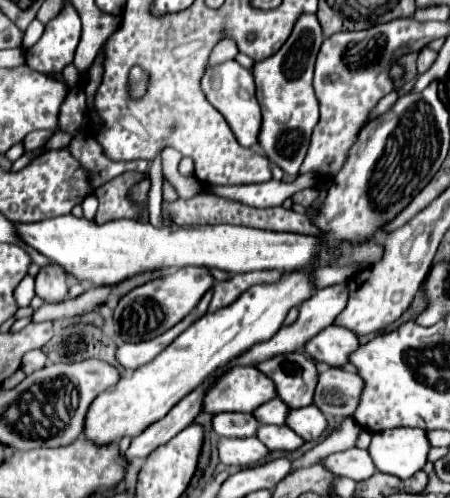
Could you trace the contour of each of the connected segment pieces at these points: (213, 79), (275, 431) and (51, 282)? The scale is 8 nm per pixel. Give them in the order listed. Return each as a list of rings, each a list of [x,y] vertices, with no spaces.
[[[235,60],[217,64],[217,66],[207,66],[207,70],[201,78],[201,90],[203,90],[205,98],[211,102],[211,106],[215,106],[227,118],[227,124],[231,126],[237,142],[247,148],[255,146],[259,128],[261,128],[261,110],[259,110],[259,102],[255,98],[253,74],[247,68],[243,68],[241,64],[237,64]]]
[[[259,426],[255,434],[269,450],[295,450],[303,444],[303,438],[293,434],[287,426]]]
[[[49,262],[47,266],[39,268],[39,274],[35,276],[35,292],[45,302],[59,302],[67,298],[67,274],[57,266],[55,262]]]

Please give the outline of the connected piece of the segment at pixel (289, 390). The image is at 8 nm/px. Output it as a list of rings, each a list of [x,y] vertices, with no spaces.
[[[301,350],[295,354],[273,356],[257,368],[269,376],[277,388],[277,396],[289,408],[303,408],[313,402],[313,390],[317,386],[317,366]]]

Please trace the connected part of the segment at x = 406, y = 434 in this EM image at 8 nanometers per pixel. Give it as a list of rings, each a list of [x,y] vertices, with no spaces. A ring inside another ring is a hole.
[[[393,428],[373,434],[369,456],[379,472],[393,474],[401,480],[411,478],[427,462],[429,440],[419,428]]]

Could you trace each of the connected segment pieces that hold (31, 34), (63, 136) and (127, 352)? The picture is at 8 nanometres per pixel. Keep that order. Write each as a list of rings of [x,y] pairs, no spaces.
[[[33,20],[33,22],[29,24],[29,28],[27,28],[25,36],[23,36],[23,48],[25,48],[25,50],[29,50],[29,48],[41,38],[43,28],[45,28],[45,26],[43,26],[39,20]]]
[[[58,131],[47,141],[47,144],[45,144],[43,148],[45,148],[47,151],[65,148],[69,145],[72,138],[73,135],[70,133]]]
[[[211,290],[201,298],[201,302],[197,304],[197,310],[191,312],[185,320],[181,320],[181,324],[173,326],[171,330],[167,330],[165,334],[161,334],[159,338],[153,338],[149,342],[139,342],[139,344],[123,344],[119,350],[117,350],[117,360],[121,366],[129,368],[129,370],[135,370],[147,362],[151,362],[161,350],[165,350],[183,330],[187,330],[197,318],[205,316],[207,314],[207,308],[209,308],[209,302],[211,302]]]

